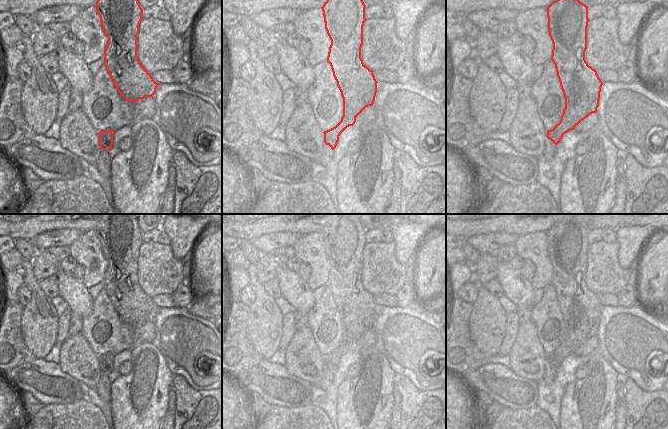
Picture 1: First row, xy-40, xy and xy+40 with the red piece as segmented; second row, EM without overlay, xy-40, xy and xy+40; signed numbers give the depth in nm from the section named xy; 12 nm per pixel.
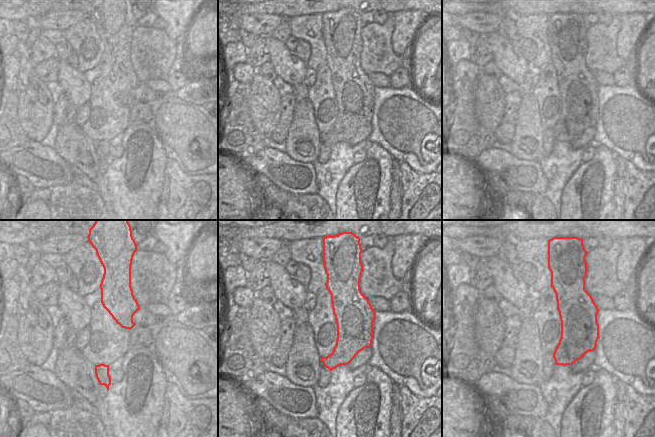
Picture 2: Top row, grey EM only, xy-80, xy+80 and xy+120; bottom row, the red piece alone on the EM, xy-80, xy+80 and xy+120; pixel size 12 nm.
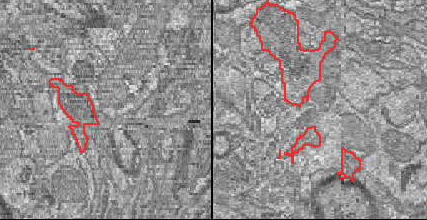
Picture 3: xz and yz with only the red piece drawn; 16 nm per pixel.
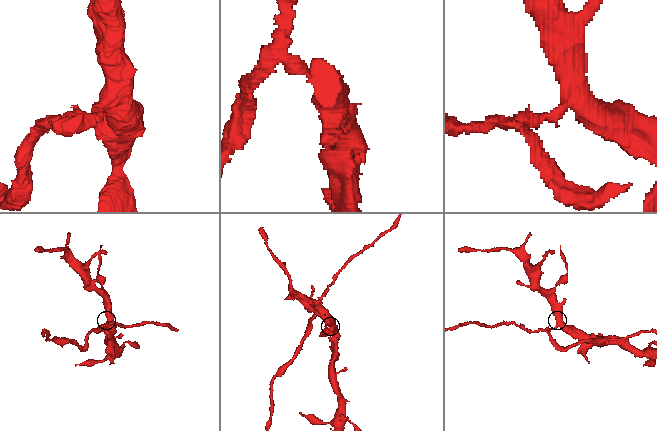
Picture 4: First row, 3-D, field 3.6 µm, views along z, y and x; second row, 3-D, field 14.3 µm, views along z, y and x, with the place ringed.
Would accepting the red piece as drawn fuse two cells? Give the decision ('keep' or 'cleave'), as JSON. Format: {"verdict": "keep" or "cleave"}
{"verdict": "cleave"}

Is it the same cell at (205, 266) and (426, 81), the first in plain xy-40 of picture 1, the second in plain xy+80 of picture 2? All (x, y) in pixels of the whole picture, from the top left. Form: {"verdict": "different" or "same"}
{"verdict": "same"}

